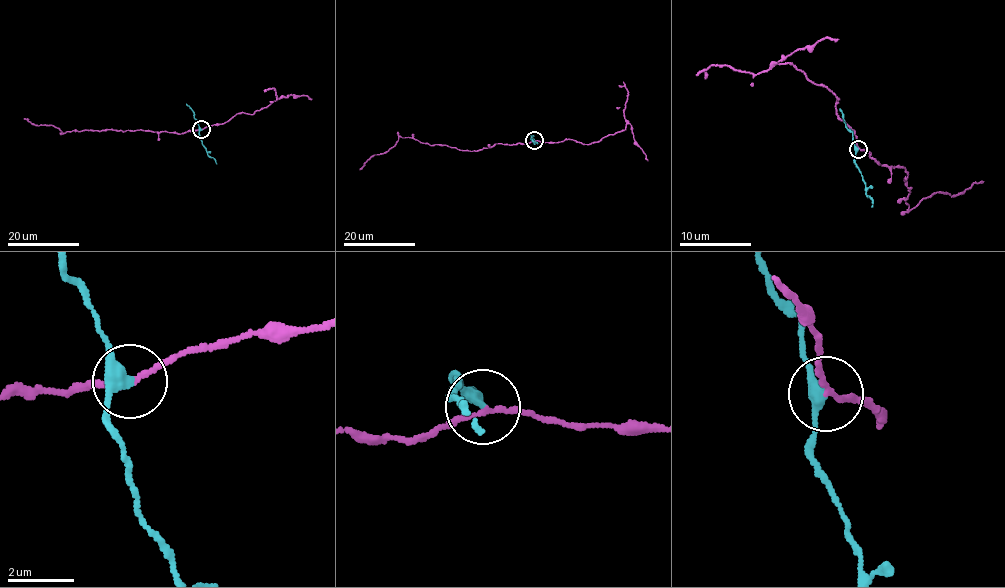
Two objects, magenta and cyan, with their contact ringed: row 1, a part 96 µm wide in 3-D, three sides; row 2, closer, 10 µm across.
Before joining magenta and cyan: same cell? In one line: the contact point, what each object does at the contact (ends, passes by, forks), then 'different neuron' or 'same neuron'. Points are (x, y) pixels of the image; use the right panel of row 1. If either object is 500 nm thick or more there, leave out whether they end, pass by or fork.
(858, 149) | magenta passes by | cyan passes by | different neuron

